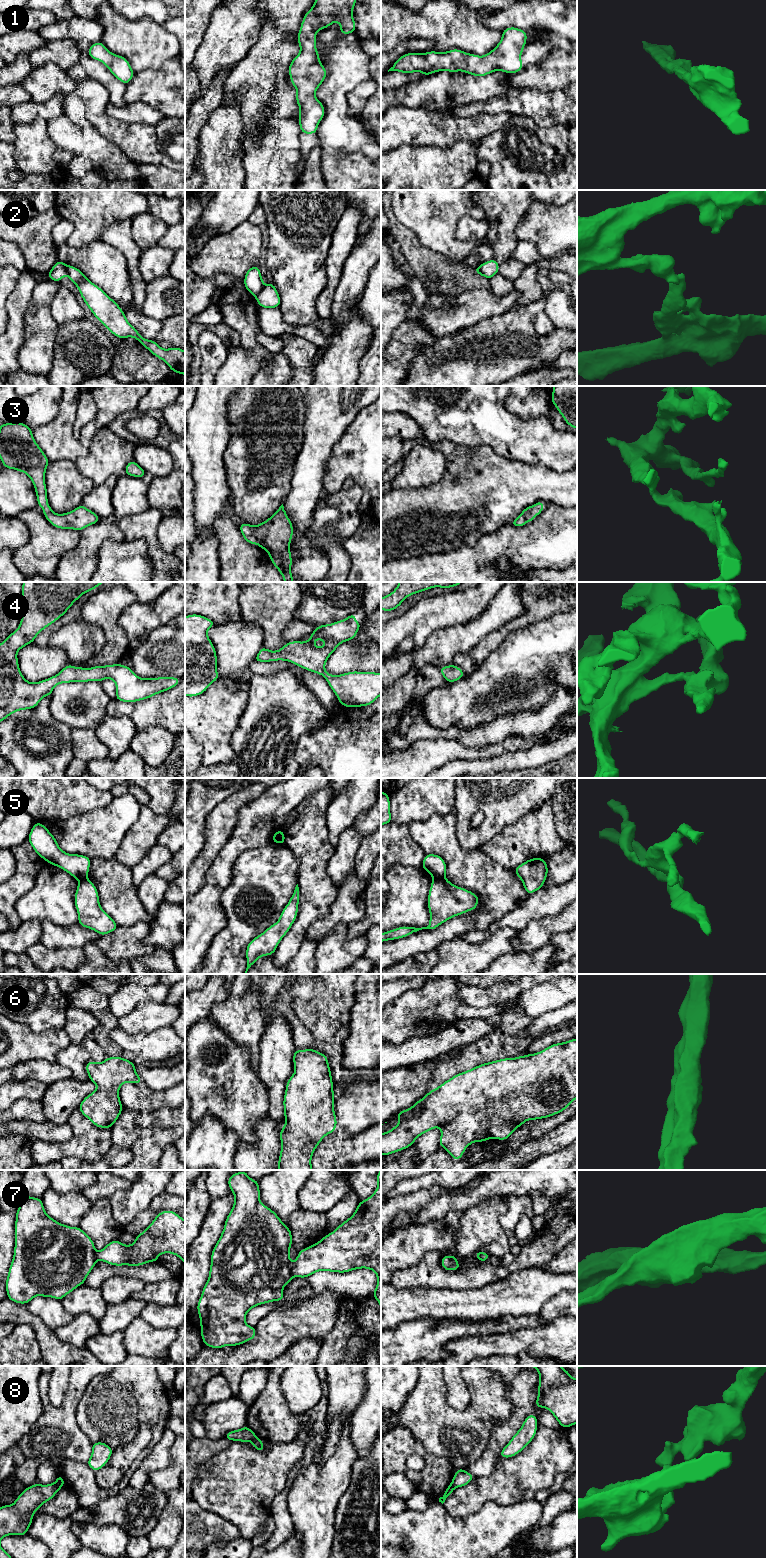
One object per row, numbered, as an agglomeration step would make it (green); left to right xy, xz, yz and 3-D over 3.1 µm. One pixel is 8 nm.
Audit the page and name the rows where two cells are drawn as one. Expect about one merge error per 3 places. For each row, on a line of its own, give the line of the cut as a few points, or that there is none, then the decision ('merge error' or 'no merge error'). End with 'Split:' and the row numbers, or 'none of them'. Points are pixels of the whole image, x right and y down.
1: cut none; no merge error
2: cut xz (264, 285), (255, 296); merge error
3: cut none; no merge error
4: cut none; no merge error
5: cut yz (444, 877), (433, 879); merge error
6: cut none; no merge error
7: cut xz (293, 1263), (292, 1275); merge error
8: cut xy (54, 1483), (60, 1487); merge error
Split: 2, 5, 7, 8

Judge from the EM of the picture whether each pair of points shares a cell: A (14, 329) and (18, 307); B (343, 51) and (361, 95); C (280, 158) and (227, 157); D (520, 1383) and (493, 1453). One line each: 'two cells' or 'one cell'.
A: one cell
B: two cells
C: two cells
D: one cell

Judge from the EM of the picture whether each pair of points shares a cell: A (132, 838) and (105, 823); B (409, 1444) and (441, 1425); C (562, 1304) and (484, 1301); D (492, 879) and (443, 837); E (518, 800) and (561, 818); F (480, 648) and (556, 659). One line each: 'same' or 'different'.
A: different
B: different
C: different
D: same
E: different
F: different

